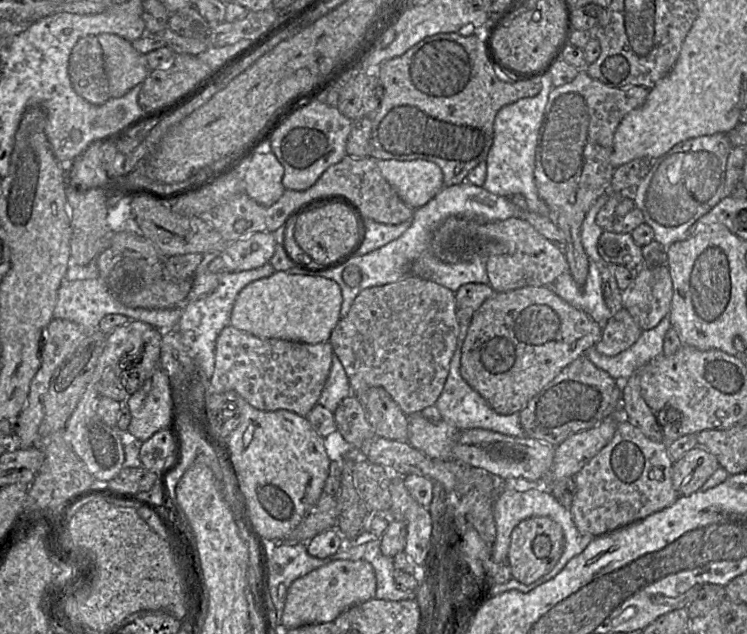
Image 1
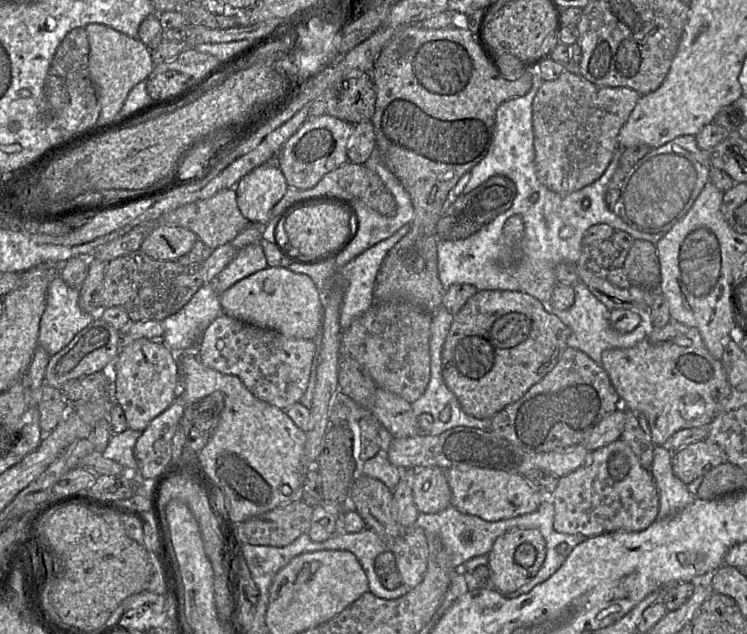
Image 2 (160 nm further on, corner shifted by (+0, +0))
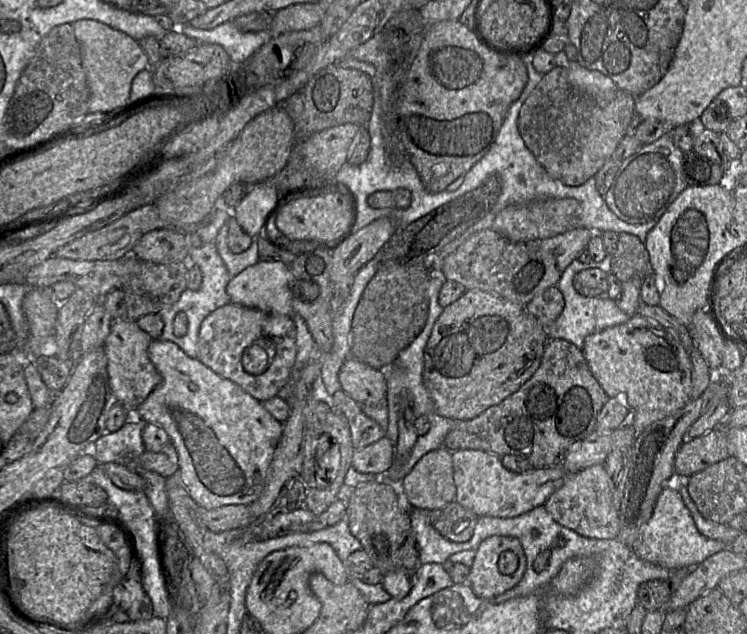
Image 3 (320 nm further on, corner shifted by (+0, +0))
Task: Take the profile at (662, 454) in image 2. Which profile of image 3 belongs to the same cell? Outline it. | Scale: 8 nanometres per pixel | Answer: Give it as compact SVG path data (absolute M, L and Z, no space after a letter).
M668 484L659 494L652 516L642 527L633 545L635 553L643 560L669 570L694 568L713 554L727 548L721 541L703 536L685 506L674 484Z

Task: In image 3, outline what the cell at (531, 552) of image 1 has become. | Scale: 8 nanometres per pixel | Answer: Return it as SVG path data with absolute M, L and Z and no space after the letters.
M492 536L481 542L476 549L467 584L476 596L493 600L518 585L524 577L526 568L526 556L517 538Z

